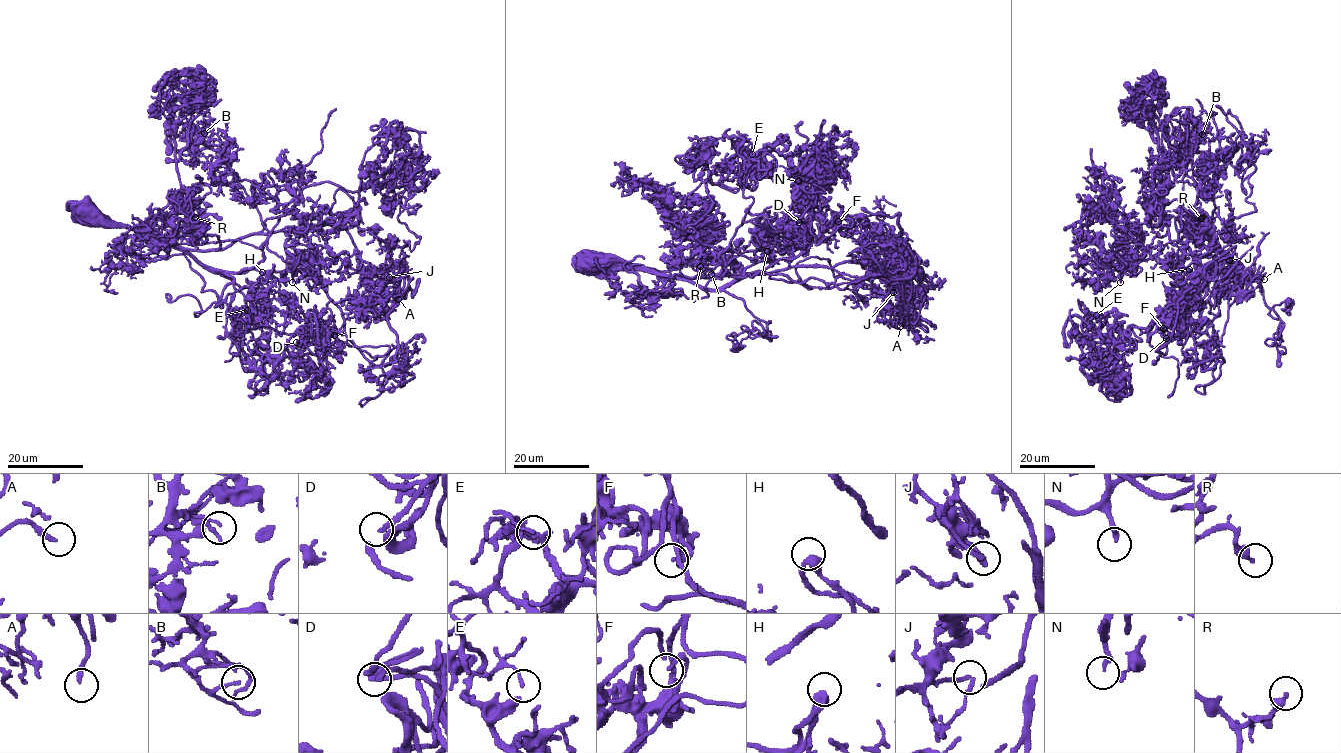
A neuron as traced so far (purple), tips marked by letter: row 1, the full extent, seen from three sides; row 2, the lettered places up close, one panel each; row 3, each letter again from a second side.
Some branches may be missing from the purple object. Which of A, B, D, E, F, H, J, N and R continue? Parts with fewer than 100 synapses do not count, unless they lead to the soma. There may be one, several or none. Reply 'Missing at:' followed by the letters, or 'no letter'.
Missing at: A

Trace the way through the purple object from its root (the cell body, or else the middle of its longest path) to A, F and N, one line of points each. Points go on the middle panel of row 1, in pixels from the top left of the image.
A: (592, 258), (638, 264), (712, 290), (755, 271), (798, 283), (814, 277), (884, 297), (900, 326)
F: (592, 258), (638, 264), (716, 290), (781, 258), (797, 257), (809, 245), (812, 218), (834, 226), (838, 221)
N: (592, 258), (638, 264), (663, 276), (716, 276), (725, 263), (772, 241), (772, 229), (786, 219), (798, 181)

